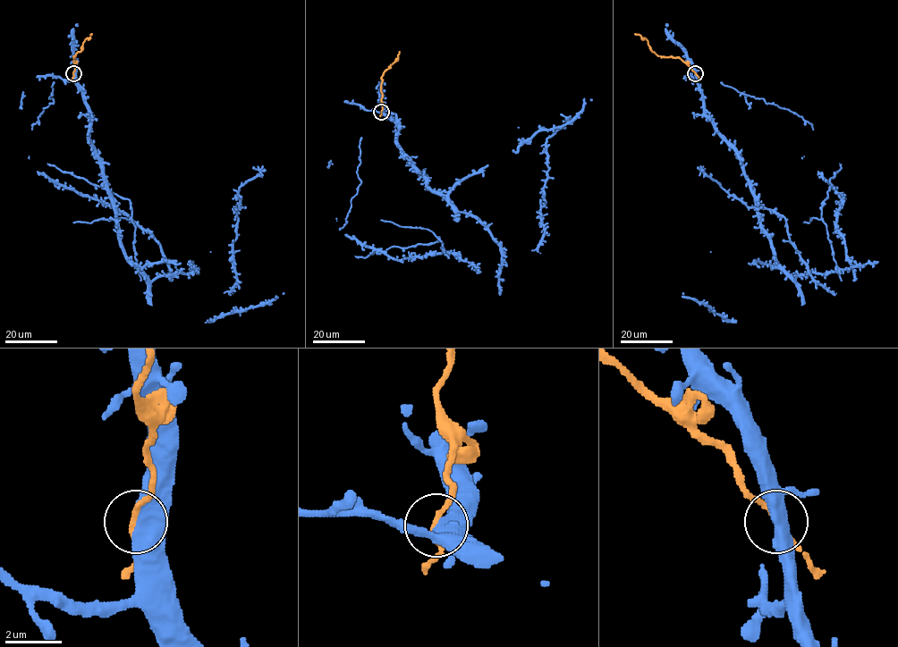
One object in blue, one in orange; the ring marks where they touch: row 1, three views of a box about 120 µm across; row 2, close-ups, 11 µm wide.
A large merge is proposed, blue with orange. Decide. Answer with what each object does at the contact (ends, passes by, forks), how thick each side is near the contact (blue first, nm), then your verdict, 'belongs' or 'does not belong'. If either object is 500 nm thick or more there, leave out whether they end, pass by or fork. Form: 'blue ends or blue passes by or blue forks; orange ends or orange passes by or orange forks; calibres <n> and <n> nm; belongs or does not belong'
calibres 550 and 190 nm; belongs

